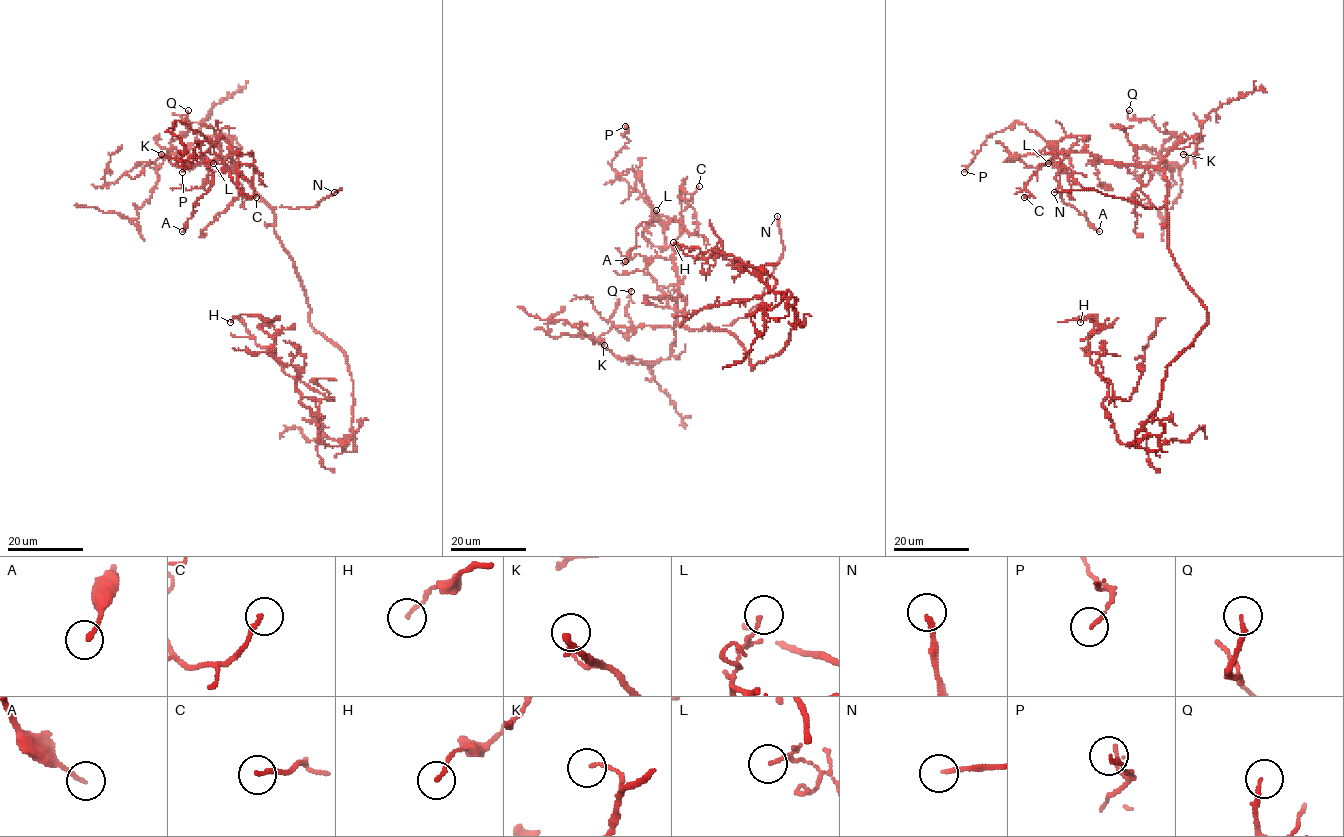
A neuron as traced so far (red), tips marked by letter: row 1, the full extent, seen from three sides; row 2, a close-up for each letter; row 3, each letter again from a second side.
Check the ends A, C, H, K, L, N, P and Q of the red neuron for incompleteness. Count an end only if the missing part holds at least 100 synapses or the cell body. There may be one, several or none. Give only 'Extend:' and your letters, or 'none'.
Extend: N

